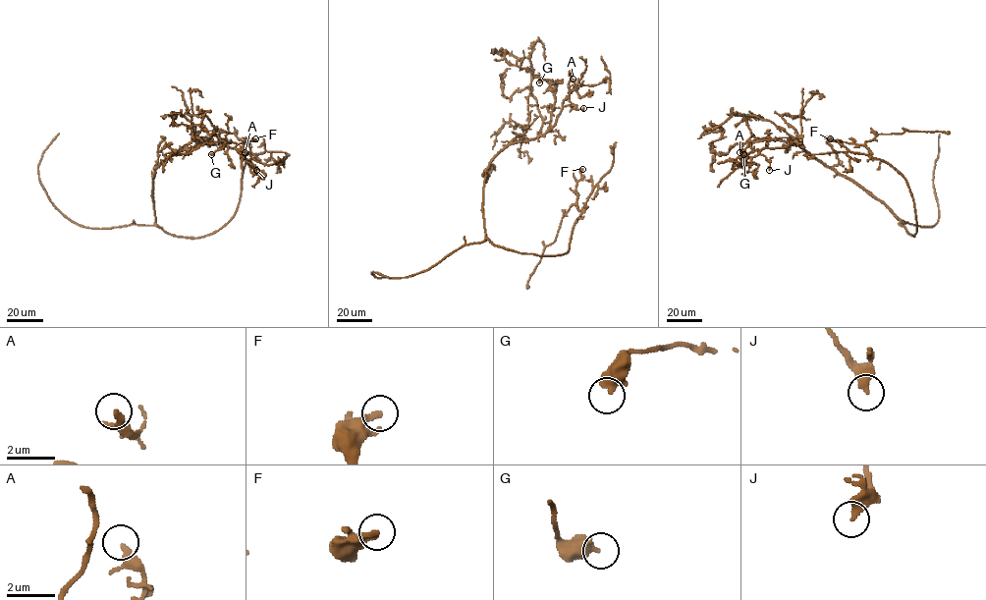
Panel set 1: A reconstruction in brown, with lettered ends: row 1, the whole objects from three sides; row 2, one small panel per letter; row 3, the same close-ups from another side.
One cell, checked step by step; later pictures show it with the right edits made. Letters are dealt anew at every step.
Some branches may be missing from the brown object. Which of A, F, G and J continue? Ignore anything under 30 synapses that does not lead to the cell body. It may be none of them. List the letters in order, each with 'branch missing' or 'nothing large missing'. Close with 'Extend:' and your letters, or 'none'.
A: nothing large missing
F: nothing large missing
G: nothing large missing
J: nothing large missing
Extend: none

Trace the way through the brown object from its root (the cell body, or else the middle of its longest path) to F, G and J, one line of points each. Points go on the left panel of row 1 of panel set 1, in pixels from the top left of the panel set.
F: (155, 218), (156, 225), (183, 237), (223, 227), (236, 211), (245, 165), (254, 157), (248, 142), (255, 138)
G: (155, 218), (154, 170), (181, 150), (206, 141), (227, 139), (222, 148), (211, 154)
J: (155, 218), (154, 170), (181, 150), (206, 141), (219, 141), (234, 147), (256, 170)

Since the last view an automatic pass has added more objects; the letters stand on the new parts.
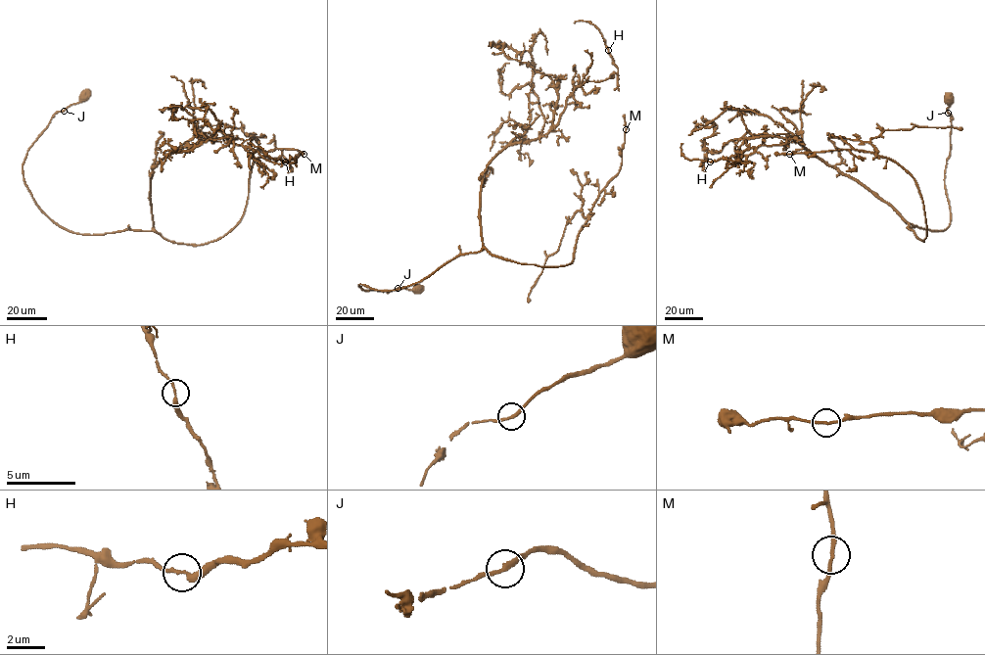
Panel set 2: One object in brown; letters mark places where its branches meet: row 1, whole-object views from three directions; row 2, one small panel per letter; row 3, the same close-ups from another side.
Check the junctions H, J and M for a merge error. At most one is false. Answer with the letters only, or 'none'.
none

